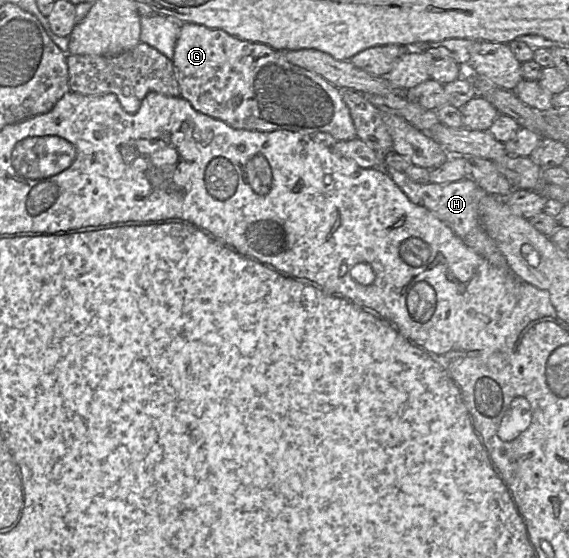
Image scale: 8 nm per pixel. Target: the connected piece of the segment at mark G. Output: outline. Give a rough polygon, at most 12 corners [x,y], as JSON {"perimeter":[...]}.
{"perimeter":[[181,24],[180,96],[235,129],[357,138],[282,51]]}

